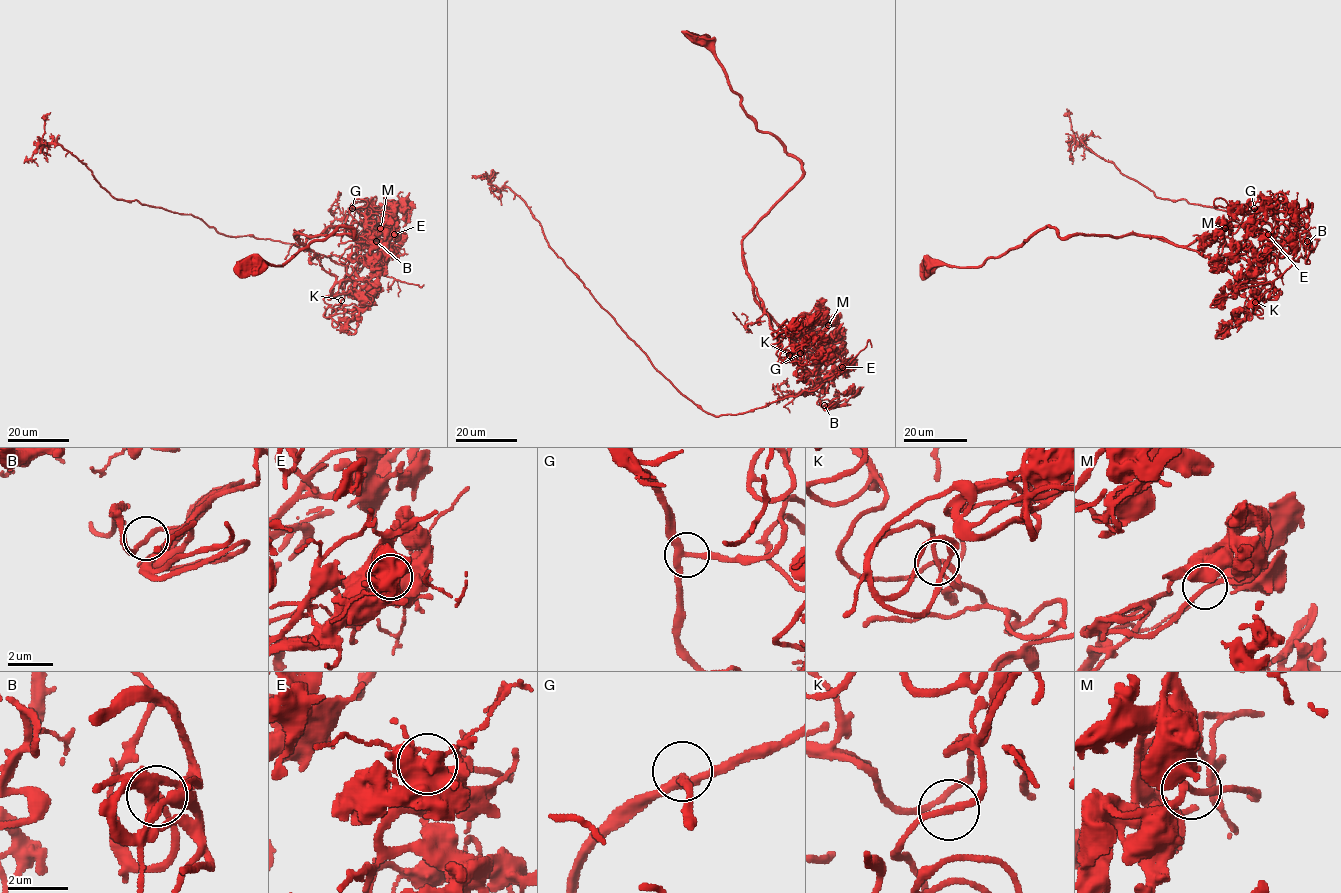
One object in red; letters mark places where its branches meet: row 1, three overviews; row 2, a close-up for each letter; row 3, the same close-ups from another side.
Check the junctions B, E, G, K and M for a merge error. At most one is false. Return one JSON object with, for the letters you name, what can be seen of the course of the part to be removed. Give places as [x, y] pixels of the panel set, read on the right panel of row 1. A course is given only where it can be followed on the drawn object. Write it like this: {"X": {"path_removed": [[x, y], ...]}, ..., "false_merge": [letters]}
{"E": {"path_removed": [[1268, 235], [1270, 245], [1292, 245], [1298, 260], [1319, 239], [1157, 197], [1077, 140], [1066, 108]]}, "false_merge": ["E"]}

